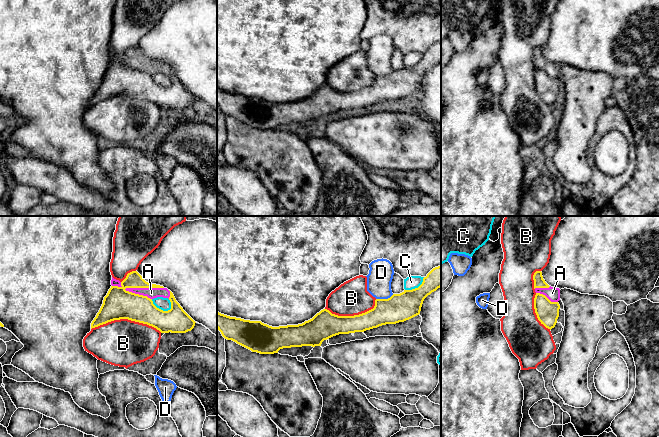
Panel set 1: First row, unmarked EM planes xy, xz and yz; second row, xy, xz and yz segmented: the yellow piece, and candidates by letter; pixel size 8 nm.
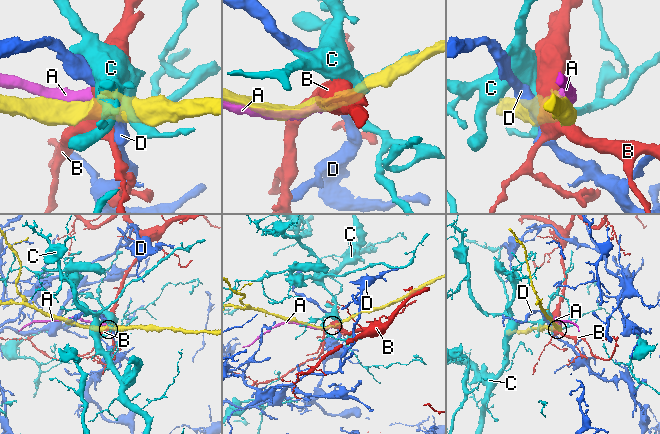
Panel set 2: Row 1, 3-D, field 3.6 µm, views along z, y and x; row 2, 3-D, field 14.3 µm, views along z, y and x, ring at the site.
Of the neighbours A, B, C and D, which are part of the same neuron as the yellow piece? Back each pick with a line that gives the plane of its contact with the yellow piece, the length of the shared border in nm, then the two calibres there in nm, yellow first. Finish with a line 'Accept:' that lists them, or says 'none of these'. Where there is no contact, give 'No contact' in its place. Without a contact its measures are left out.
A: Touches yellow in xy. Shared border 320 nm. Thickness 240 nm (yellow) against 90 nm
Accept: A

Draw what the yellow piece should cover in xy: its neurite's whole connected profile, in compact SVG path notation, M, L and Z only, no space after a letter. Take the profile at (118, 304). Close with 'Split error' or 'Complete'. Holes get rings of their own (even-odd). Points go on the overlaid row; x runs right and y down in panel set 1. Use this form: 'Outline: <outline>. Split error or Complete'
Outline: M137 271L128 273L122 282L112 277L111 285L99 312L91 323L91 329L120 319L147 324L161 333L186 333L194 328L196 322L183 310L173 293L163 286L146 282ZM157 297L168 298L171 309L163 311L157 308L152 301Z. Split error

